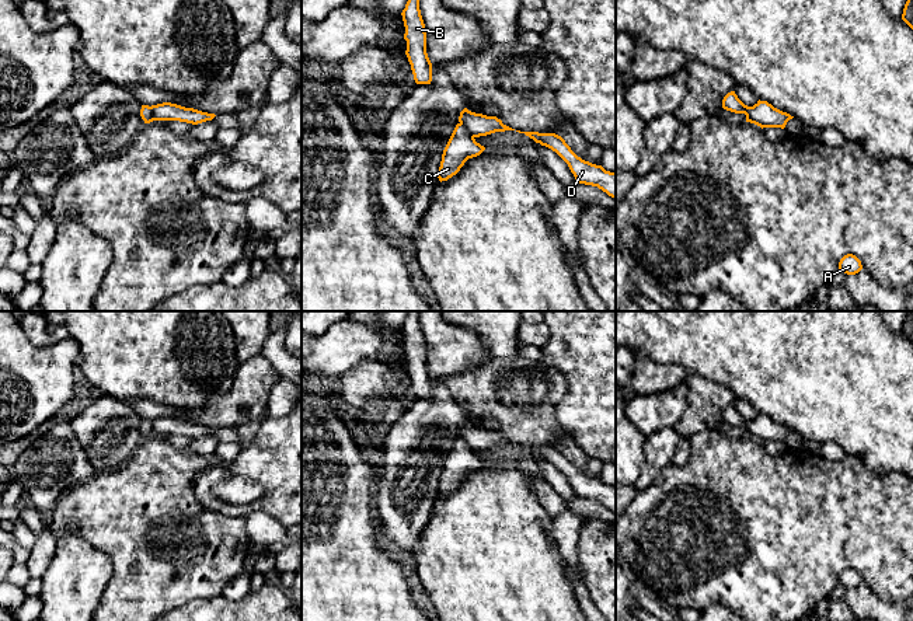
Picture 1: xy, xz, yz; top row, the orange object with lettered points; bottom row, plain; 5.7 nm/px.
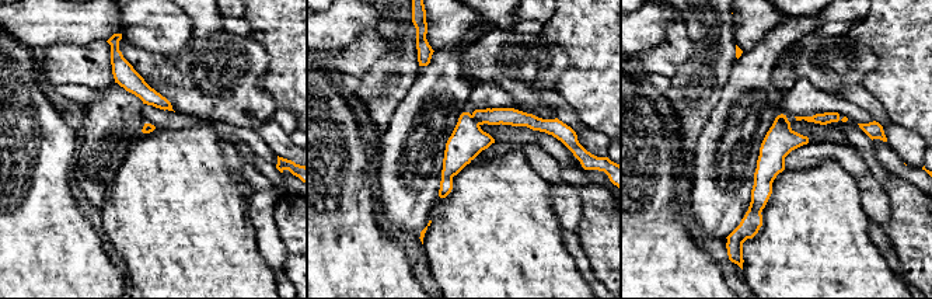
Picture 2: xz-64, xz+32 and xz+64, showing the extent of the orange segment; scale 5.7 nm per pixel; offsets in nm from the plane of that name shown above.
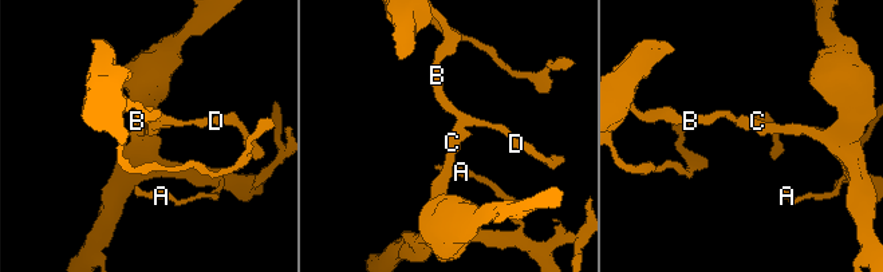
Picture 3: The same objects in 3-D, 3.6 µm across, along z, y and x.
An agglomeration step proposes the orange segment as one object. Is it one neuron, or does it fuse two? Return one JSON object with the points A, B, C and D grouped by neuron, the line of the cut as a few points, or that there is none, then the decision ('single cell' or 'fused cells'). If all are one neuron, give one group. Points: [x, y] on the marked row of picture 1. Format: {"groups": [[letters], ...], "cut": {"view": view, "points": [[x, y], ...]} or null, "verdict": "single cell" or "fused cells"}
{"groups": [["A", "C"], ["B", "D"]], "cut": {"view": "xz", "points": [[460, 122], [474, 136]]}, "verdict": "fused cells"}

